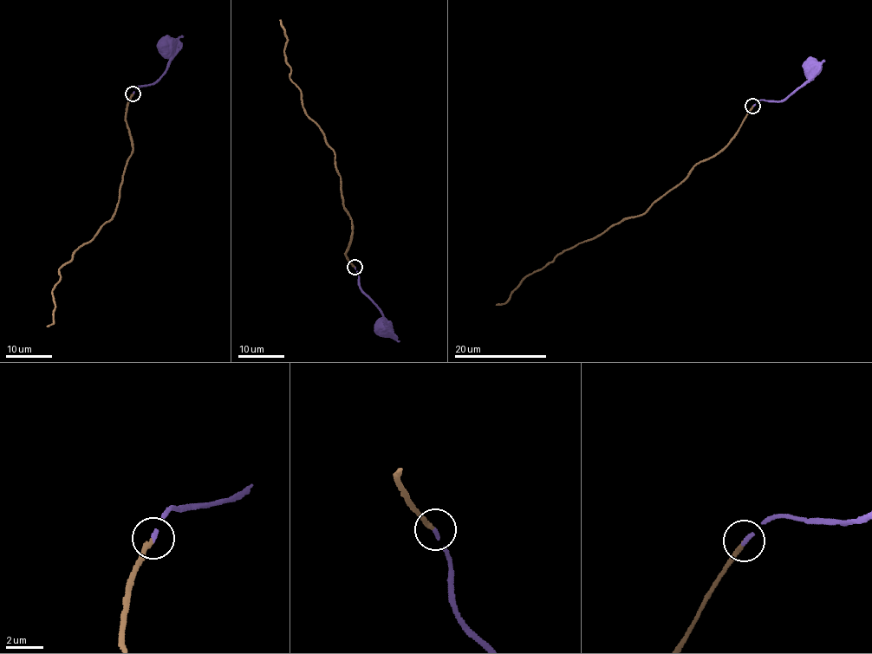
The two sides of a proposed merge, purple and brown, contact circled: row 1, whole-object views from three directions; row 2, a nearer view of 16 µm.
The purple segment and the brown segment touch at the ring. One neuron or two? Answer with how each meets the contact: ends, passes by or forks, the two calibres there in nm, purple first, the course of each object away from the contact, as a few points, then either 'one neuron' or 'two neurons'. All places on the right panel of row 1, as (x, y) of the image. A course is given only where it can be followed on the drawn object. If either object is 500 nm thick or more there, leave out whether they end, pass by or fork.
purple ends; brown ends; calibres 200 and 240 nm; course purple (752, 106), (758, 100), (783, 100), (807, 80), (808, 69), (811, 67); course brown (752, 106), (722, 149), (699, 160), (645, 212), (624, 218), (558, 255), (530, 273), (505, 303), (496, 305); one neuron

